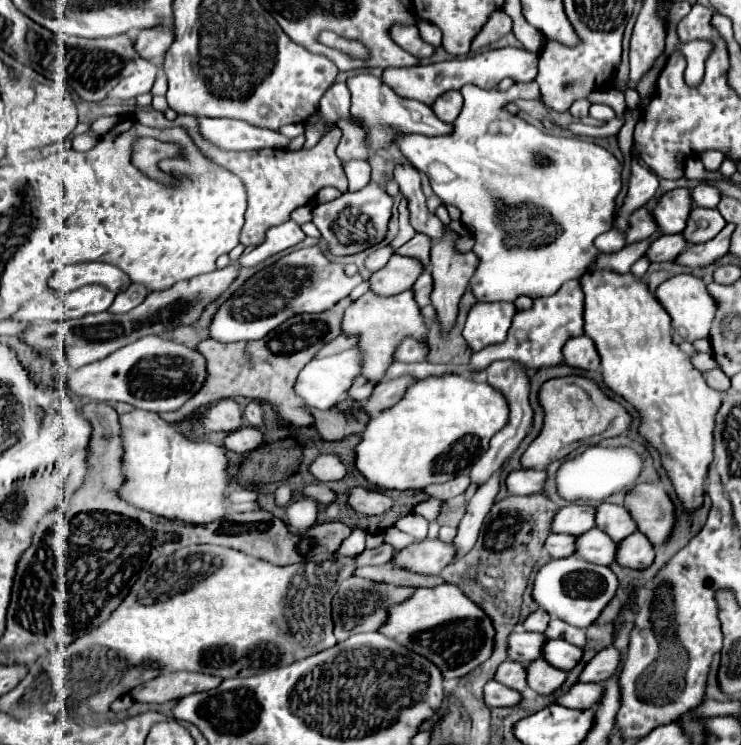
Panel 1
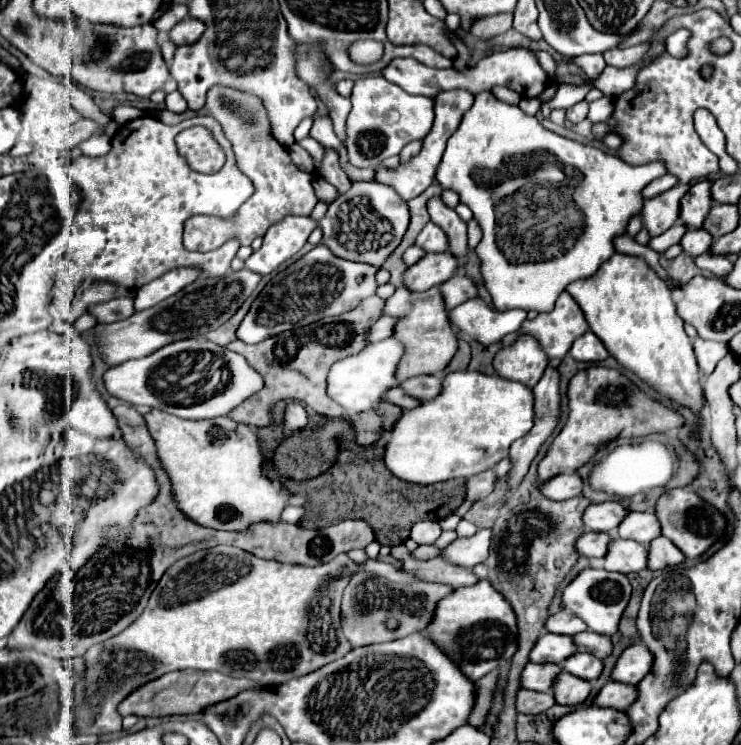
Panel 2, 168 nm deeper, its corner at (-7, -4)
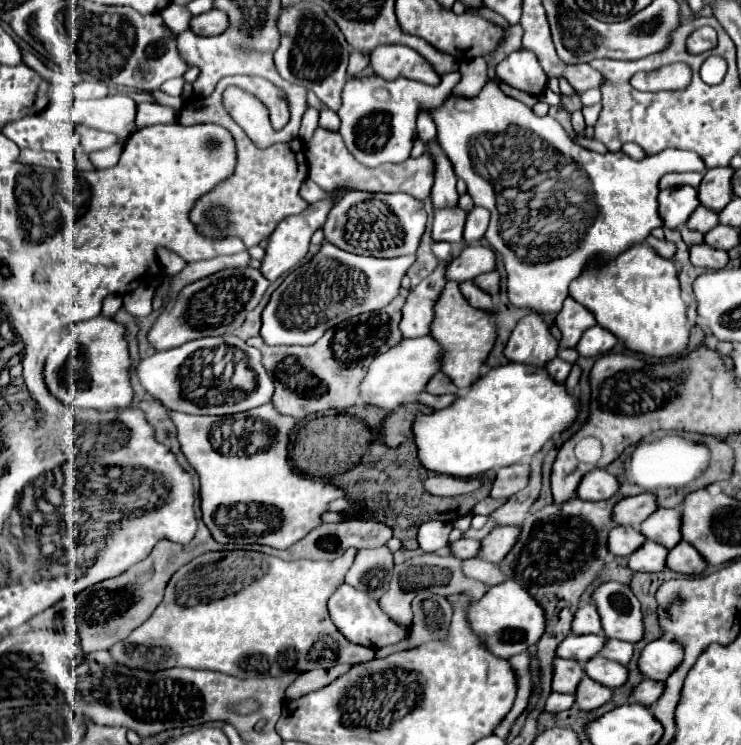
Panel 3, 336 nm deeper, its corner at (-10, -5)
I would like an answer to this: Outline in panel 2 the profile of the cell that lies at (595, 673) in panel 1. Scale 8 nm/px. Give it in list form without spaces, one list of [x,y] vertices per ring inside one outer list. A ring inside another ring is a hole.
[[[635,643],[625,649],[625,653],[621,653],[621,659],[617,659],[611,671],[611,679],[625,685],[637,685],[649,673],[651,663],[653,657],[647,647],[643,643]]]

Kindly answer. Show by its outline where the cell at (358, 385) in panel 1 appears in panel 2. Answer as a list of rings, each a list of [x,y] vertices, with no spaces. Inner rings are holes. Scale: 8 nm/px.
[[[399,387],[389,389],[389,393],[385,393],[383,399],[389,401],[389,403],[393,403],[393,405],[397,405],[397,407],[401,407],[401,409],[413,409],[413,407],[419,405],[419,401],[413,401],[413,397],[405,395]]]

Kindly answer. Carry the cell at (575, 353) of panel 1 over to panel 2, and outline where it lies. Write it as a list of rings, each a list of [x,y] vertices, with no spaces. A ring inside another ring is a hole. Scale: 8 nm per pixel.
[[[587,331],[583,337],[579,337],[573,343],[569,355],[575,361],[583,361],[583,363],[601,363],[601,361],[605,361],[609,357],[605,345],[591,331]]]

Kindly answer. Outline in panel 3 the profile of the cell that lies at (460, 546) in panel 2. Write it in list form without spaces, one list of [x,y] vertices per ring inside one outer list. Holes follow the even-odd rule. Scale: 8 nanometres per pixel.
[[[496,526],[484,540],[480,558],[488,558],[490,562],[500,562],[506,558],[508,550],[516,544],[516,538],[520,536],[520,526]]]

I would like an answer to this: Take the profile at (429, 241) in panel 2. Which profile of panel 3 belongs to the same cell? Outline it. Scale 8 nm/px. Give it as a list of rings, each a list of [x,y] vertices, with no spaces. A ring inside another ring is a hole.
[[[460,206],[436,210],[434,214],[434,226],[432,226],[432,238],[434,240],[446,240],[452,244],[460,244],[462,230],[466,222],[466,212]]]

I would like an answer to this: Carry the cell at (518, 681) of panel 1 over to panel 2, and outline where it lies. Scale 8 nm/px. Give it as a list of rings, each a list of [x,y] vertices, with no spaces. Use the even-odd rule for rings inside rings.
[[[527,663],[521,673],[521,687],[533,689],[533,691],[551,691],[551,685],[559,671],[561,671],[561,665]]]

